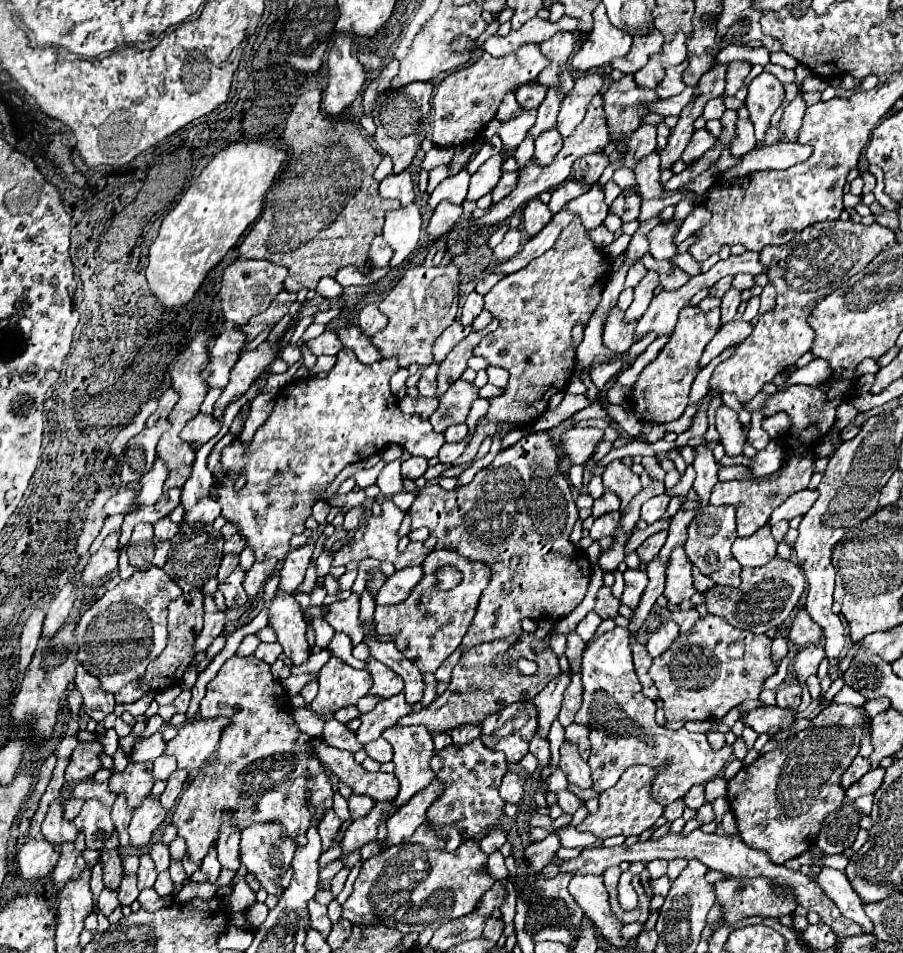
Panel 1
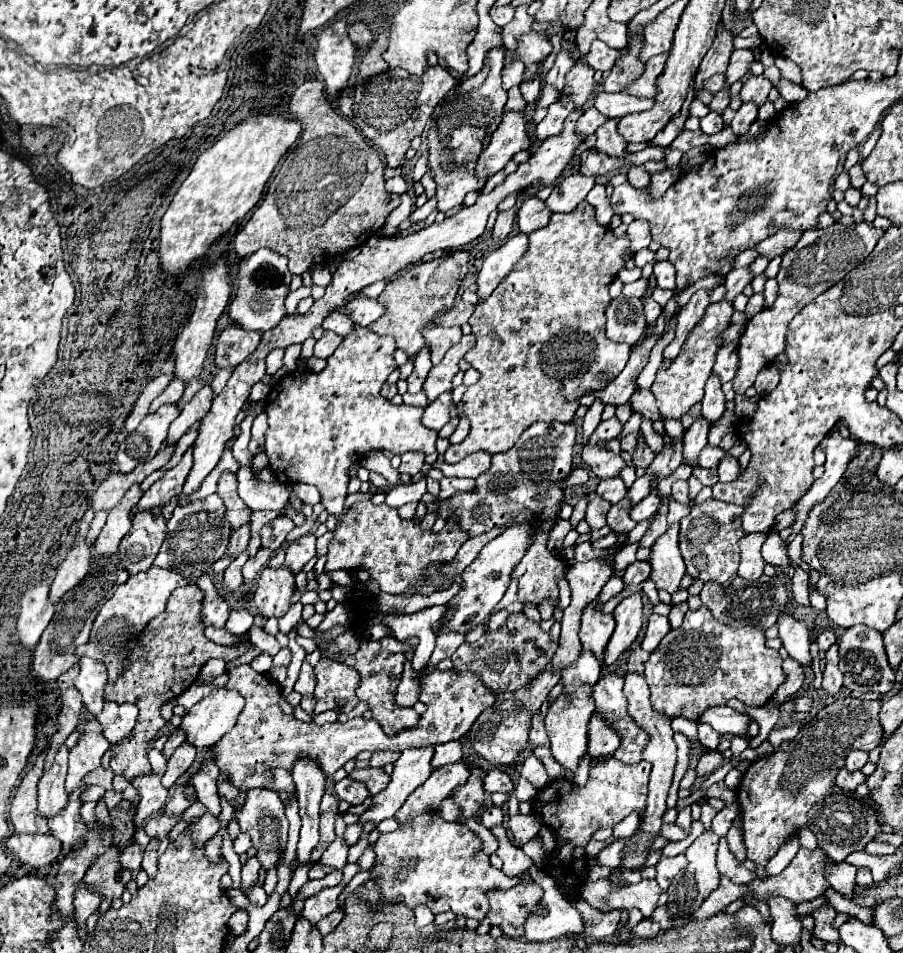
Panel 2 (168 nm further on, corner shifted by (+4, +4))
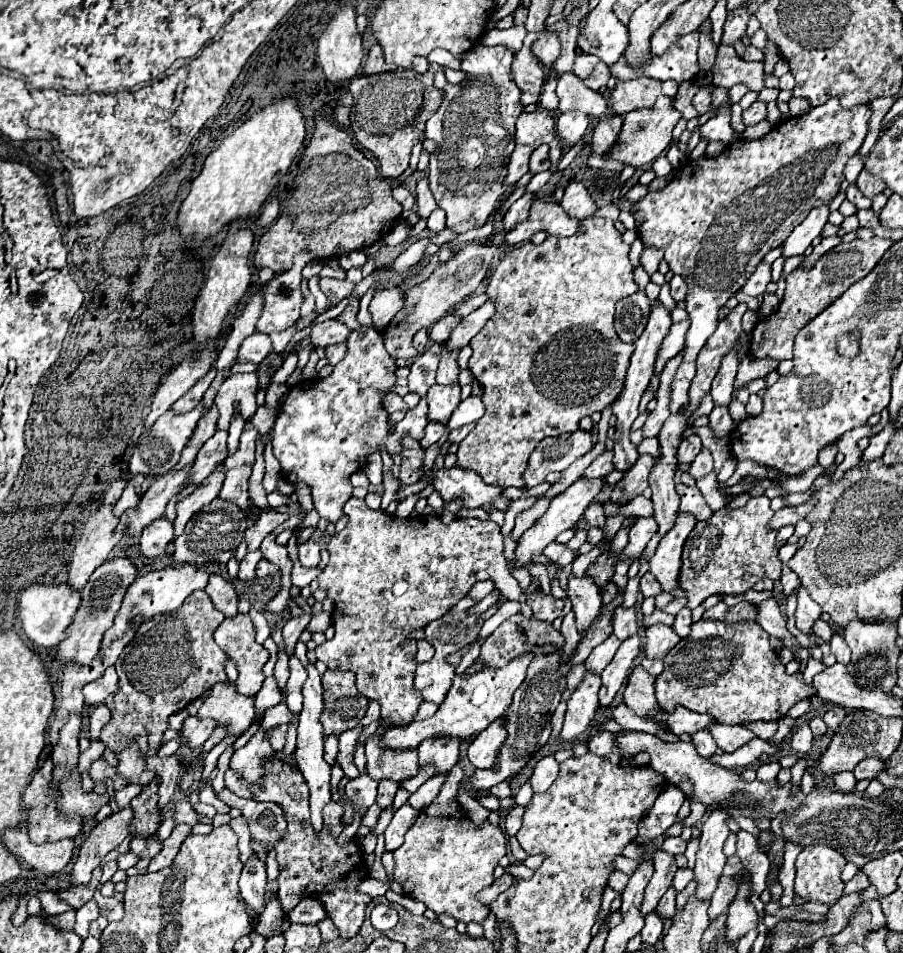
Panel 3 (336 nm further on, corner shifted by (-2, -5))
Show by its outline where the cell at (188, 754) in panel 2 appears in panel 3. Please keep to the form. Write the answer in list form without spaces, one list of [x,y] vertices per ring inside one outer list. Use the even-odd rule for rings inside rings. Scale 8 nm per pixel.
[[[223,726],[216,727],[211,736],[201,748],[201,754],[207,754],[207,752],[220,743],[225,736],[225,728],[223,728]]]

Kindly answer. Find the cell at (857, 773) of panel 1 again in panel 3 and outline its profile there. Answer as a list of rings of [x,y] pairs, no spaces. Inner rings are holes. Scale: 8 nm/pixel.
[[[867,758],[867,760],[863,760],[855,766],[853,774],[855,774],[857,780],[863,780],[863,778],[873,780],[881,770],[885,770],[885,764],[883,764],[881,758]]]

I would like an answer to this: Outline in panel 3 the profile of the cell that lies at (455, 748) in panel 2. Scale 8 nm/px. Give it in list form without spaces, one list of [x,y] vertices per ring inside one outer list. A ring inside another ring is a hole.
[[[455,764],[441,786],[433,804],[417,817],[415,824],[405,834],[405,842],[397,848],[393,878],[401,884],[403,894],[421,900],[429,910],[437,914],[451,914],[453,918],[469,922],[485,922],[489,908],[477,898],[479,890],[491,886],[497,860],[507,854],[507,842],[499,826],[485,822],[477,828],[467,814],[461,814],[457,804],[457,790],[463,780],[463,768]],[[435,818],[459,818],[461,822],[441,822]]]

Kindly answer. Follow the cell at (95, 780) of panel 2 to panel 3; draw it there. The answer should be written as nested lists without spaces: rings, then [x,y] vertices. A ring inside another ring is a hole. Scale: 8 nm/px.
[[[105,760],[93,762],[93,766],[91,766],[91,770],[89,770],[89,776],[91,776],[93,782],[105,782],[107,778],[111,778],[113,782],[119,780],[119,776],[115,774],[115,770],[113,770]]]

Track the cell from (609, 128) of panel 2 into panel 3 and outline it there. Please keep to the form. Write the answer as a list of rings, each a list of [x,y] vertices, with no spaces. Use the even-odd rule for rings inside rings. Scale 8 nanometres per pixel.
[[[611,116],[597,124],[597,128],[593,132],[593,140],[591,140],[591,148],[597,156],[607,158],[607,154],[611,152],[611,146],[615,146],[621,124],[623,124],[623,118],[619,118],[619,116]]]

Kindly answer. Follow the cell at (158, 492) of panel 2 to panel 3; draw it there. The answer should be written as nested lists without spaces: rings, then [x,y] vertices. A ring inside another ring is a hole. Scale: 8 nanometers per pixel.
[[[215,432],[199,450],[193,466],[191,466],[191,482],[187,486],[197,488],[213,470],[219,462],[227,458],[227,432]]]

